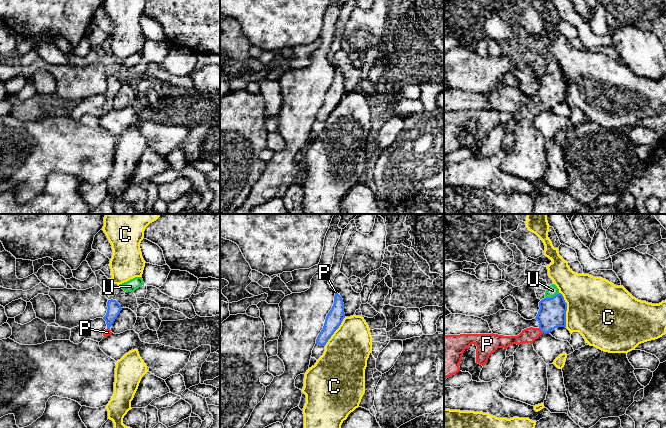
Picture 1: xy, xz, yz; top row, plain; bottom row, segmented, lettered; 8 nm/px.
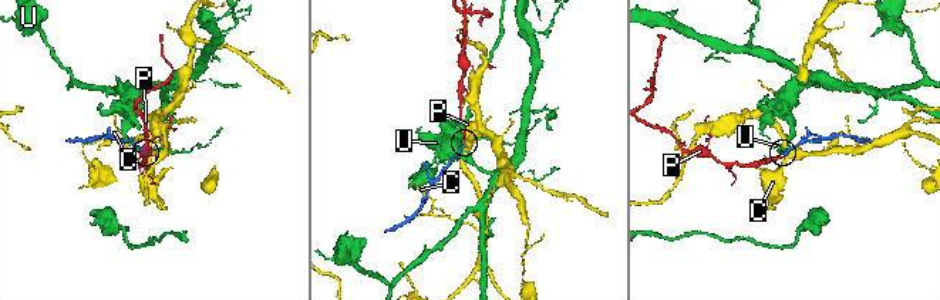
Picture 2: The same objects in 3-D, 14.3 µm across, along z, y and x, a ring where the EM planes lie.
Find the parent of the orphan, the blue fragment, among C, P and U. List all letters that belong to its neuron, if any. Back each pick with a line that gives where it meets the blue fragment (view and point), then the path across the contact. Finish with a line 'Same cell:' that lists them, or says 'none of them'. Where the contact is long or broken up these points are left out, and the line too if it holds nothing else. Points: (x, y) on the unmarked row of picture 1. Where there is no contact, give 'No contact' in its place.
P: Touches blue at yz (541, 106). Path across: yz (552, 90), (547, 100), (541, 106), (529, 111)
Same cell: P

